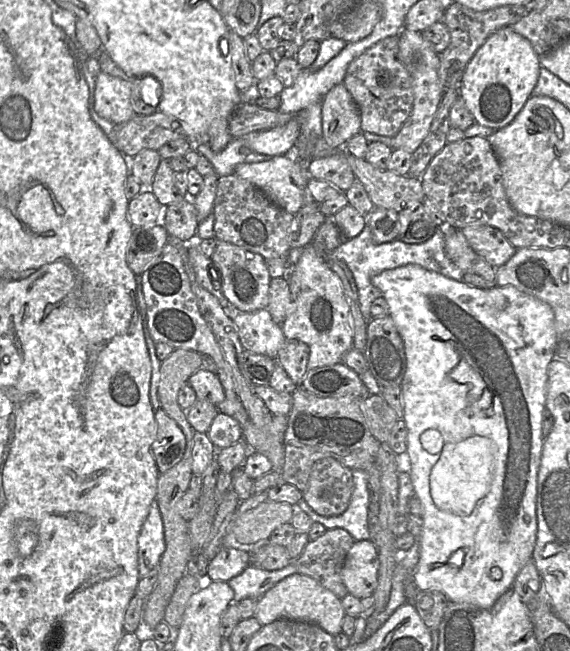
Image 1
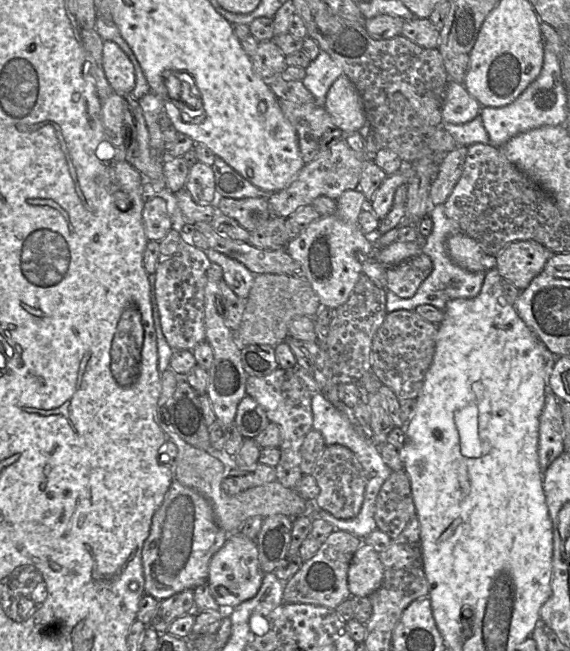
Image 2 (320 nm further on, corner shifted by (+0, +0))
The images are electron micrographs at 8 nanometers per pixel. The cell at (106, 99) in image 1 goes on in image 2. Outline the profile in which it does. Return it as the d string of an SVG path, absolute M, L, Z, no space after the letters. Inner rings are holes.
M103 41L102 64L113 92L128 96L135 87L133 64L126 53L113 41Z

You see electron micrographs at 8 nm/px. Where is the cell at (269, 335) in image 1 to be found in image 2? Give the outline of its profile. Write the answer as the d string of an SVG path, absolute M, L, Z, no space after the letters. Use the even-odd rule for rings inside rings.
M213 249L204 251L211 263L218 264L223 270L223 280L240 298L247 299L254 283L253 274L242 263Z

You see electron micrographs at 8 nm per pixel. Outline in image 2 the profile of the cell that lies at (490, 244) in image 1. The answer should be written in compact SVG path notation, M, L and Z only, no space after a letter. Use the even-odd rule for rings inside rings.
M534 240L515 241L495 256L494 267L519 290L526 289L554 253Z

